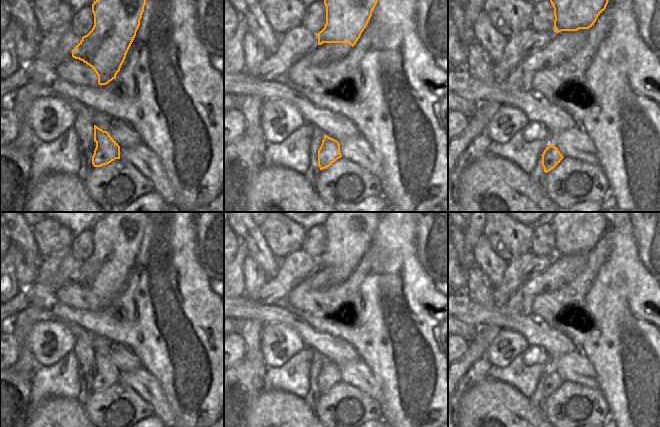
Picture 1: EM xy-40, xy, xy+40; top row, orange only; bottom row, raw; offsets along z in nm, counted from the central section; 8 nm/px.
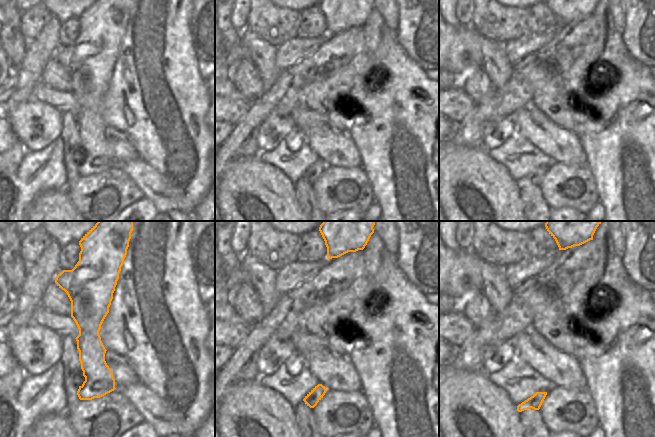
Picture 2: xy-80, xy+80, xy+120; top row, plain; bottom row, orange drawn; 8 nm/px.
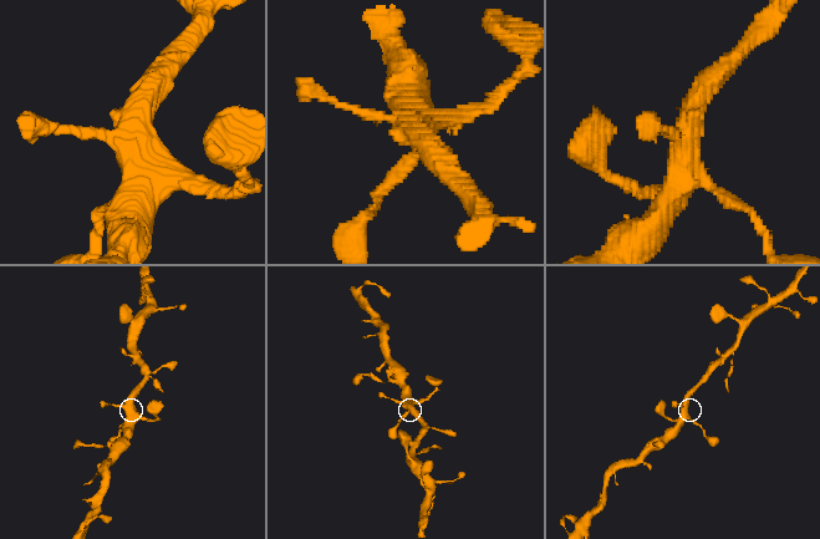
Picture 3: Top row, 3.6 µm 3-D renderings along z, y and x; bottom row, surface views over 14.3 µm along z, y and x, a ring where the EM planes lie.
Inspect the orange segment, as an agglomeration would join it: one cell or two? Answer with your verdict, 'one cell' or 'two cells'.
one cell

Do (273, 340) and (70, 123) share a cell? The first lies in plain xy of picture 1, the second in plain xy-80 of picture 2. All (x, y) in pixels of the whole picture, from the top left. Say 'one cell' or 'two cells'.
two cells

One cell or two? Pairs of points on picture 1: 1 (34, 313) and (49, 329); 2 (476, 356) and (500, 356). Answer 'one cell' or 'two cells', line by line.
1: two cells
2: two cells

